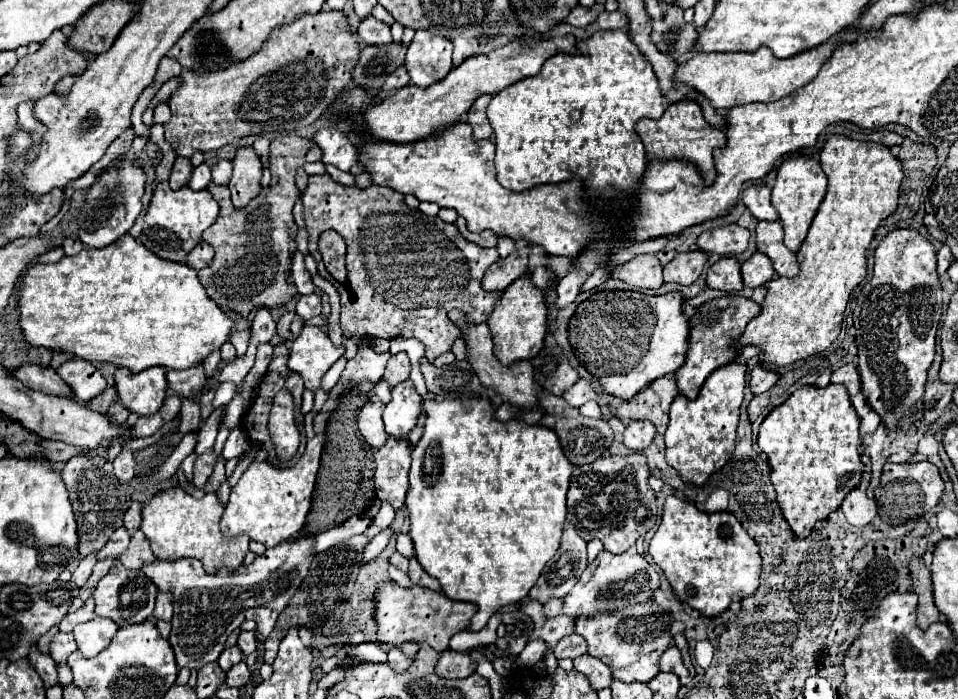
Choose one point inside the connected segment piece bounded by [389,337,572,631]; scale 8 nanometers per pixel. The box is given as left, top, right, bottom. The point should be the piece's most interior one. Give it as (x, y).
(487, 501)

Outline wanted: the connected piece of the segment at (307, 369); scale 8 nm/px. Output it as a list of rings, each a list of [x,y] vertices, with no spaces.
[[[304,327],[294,339],[288,367],[302,375],[306,389],[320,389],[326,371],[344,355],[344,347],[334,347],[324,331],[318,327]]]

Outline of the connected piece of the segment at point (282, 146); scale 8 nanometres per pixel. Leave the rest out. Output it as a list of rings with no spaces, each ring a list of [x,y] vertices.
[[[280,135],[280,139],[274,139],[270,143],[270,157],[268,157],[268,169],[272,171],[272,183],[268,189],[262,189],[260,195],[254,197],[244,209],[236,209],[232,205],[230,193],[226,187],[218,187],[214,183],[208,185],[208,191],[220,205],[220,215],[218,215],[216,223],[204,231],[202,239],[214,247],[216,255],[214,255],[214,261],[206,269],[198,271],[198,277],[200,277],[200,283],[206,287],[208,295],[224,311],[234,309],[242,315],[248,315],[254,307],[282,307],[298,295],[296,285],[288,281],[292,255],[296,253],[296,233],[298,233],[298,225],[294,223],[292,207],[294,207],[296,199],[300,197],[300,189],[294,183],[294,173],[296,173],[296,169],[300,169],[304,165],[304,161],[306,161],[304,157],[312,145],[314,145],[312,139],[306,139],[300,135]]]

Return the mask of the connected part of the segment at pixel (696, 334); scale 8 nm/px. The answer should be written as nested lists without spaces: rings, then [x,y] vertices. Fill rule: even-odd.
[[[738,295],[718,297],[718,299],[712,299],[712,301],[706,301],[704,305],[700,305],[696,309],[696,313],[688,321],[690,323],[690,335],[688,335],[686,361],[674,373],[674,381],[676,381],[676,387],[678,387],[680,395],[684,395],[688,399],[696,399],[702,383],[706,381],[706,377],[714,369],[718,369],[720,365],[726,365],[734,359],[736,351],[732,349],[732,341],[740,339],[746,323],[758,311],[760,311],[760,305],[756,305],[754,301],[750,301],[746,297],[738,297]]]

